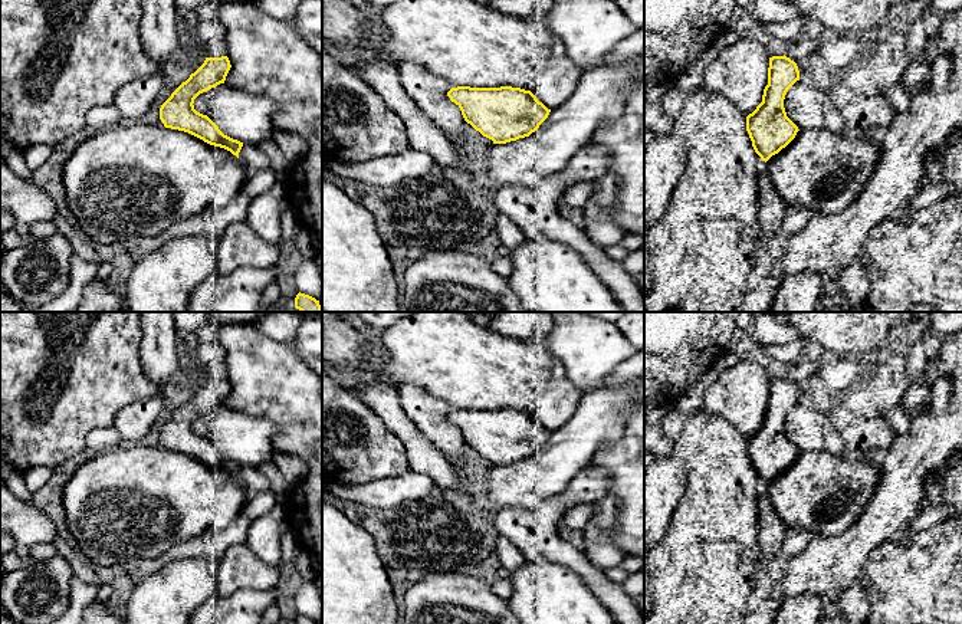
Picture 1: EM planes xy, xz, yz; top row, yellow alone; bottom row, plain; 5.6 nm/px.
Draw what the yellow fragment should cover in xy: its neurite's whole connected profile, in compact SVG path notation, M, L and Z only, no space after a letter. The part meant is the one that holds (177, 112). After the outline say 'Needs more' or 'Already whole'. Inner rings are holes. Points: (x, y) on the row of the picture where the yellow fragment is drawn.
M226 39L209 42L206 46L201 46L201 53L206 58L204 63L194 73L191 73L190 78L185 82L183 82L161 105L160 119L162 121L165 128L188 132L210 145L230 151L233 155L239 158L239 152L243 147L243 142L224 135L207 115L197 112L193 105L194 99L200 93L207 92L209 89L216 88L220 83L224 83L226 76L232 68L230 60L226 56Z. Needs more

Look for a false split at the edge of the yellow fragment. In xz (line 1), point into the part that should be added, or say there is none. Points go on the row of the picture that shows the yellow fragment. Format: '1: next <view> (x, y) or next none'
1: next none

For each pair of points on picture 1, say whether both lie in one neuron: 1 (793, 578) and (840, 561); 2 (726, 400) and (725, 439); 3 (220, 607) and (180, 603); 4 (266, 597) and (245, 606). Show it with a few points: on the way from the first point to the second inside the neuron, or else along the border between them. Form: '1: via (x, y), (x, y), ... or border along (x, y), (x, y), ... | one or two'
1: via (804, 574), (811, 574), (828, 564) | one
2: border along (699, 410), (725, 419), (745, 439) | two
3: border along (213, 593), (197, 608) | two
4: via (260, 600), (250, 604) | one

